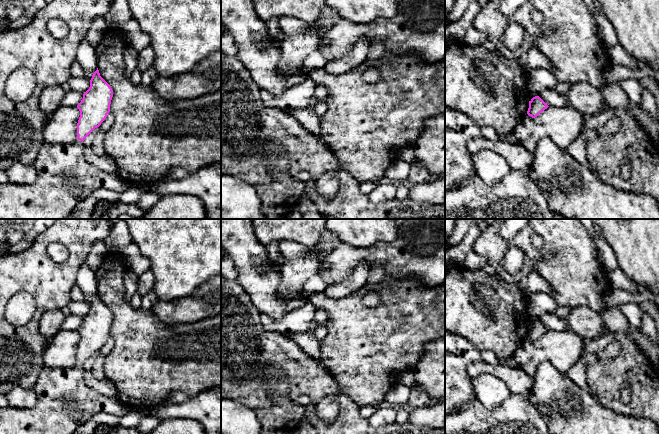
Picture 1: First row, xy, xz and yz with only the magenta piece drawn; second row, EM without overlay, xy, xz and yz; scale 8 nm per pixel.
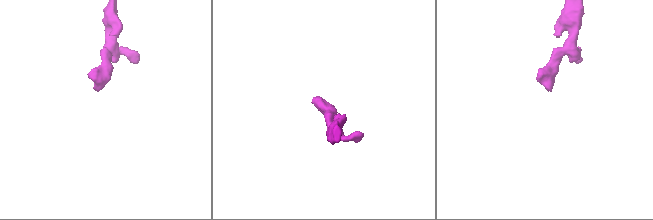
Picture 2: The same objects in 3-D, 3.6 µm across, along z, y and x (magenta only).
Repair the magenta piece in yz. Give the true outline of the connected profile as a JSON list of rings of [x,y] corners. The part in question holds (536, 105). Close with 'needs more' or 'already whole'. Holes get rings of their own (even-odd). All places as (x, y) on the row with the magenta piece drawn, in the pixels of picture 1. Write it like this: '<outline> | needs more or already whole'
[[[535,96],[529,101],[527,114],[532,118],[535,118],[548,107],[547,103],[545,103],[539,96]]] | already whole

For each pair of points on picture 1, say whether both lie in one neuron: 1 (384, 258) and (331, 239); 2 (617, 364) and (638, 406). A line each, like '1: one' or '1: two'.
1: two
2: one

